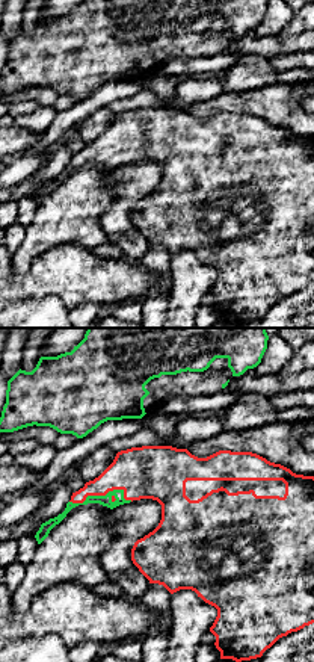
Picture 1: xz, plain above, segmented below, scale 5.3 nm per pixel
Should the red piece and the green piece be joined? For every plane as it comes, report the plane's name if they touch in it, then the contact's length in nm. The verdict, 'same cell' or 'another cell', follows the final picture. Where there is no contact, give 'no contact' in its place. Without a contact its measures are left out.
xz | 340 nm

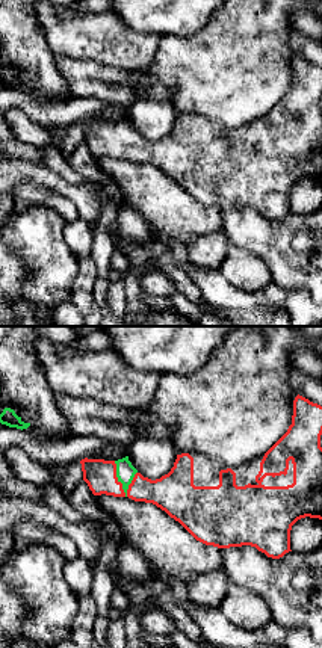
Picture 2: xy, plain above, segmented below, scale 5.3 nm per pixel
xy | 200 nm

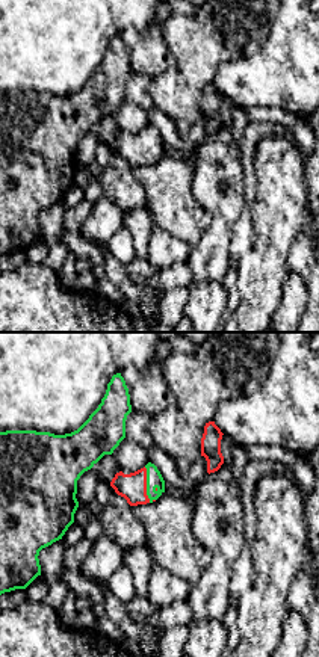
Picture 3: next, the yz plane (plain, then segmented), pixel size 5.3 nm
yz | 190 nm

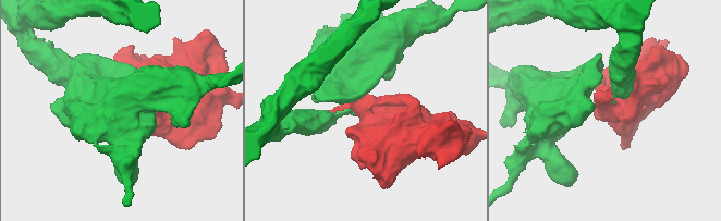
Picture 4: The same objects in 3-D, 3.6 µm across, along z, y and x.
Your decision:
same cell

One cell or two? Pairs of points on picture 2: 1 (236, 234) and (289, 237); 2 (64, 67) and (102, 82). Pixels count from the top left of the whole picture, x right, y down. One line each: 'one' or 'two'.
1: one
2: one

